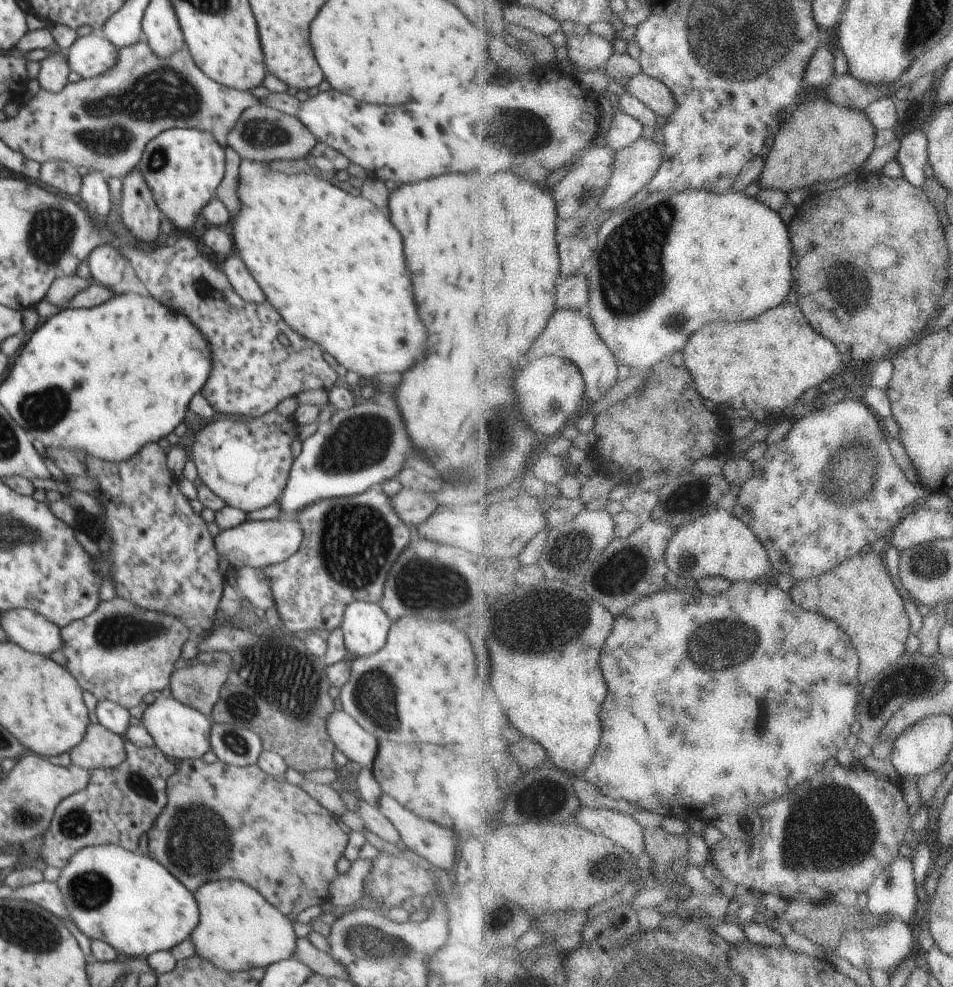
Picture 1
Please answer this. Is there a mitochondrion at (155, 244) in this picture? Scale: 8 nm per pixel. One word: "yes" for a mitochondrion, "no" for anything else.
no

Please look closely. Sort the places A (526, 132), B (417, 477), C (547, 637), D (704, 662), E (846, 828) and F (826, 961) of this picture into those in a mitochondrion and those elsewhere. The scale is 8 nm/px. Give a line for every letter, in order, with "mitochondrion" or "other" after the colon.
A: mitochondrion
B: other
C: mitochondrion
D: mitochondrion
E: mitochondrion
F: other

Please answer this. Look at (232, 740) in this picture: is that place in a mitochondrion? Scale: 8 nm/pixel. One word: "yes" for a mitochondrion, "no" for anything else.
yes

